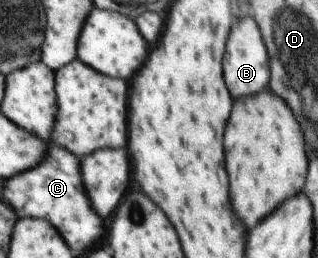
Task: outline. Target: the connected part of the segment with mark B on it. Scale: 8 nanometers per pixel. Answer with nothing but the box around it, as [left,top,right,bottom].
[223,17,270,99]

